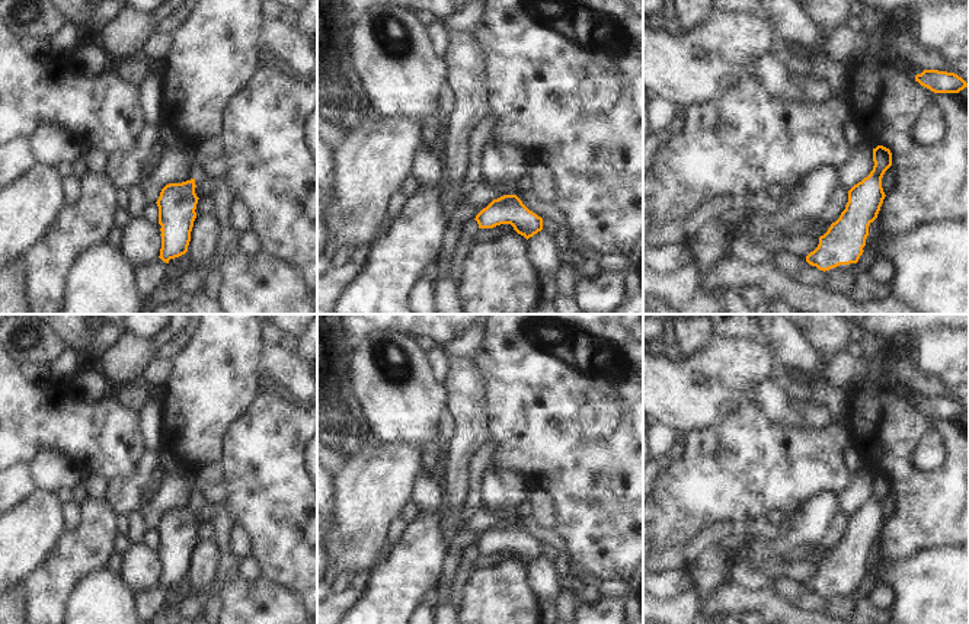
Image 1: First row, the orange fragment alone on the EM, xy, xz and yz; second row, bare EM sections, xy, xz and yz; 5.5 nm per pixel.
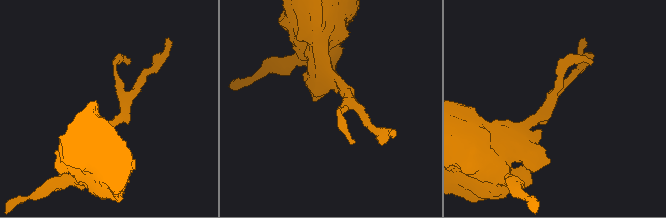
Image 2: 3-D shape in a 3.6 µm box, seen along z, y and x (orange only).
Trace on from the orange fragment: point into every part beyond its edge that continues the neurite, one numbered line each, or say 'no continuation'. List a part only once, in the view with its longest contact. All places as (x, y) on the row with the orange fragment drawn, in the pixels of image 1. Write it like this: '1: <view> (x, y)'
no continuation

